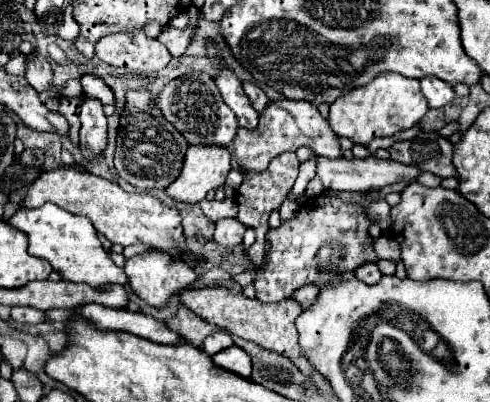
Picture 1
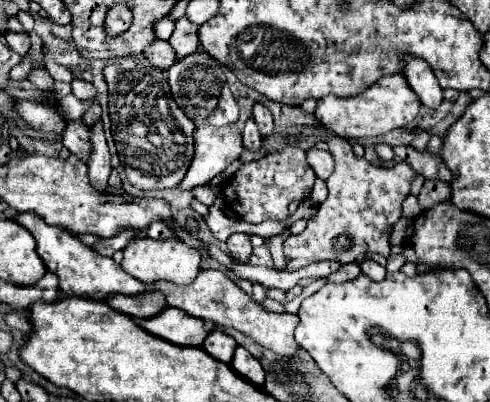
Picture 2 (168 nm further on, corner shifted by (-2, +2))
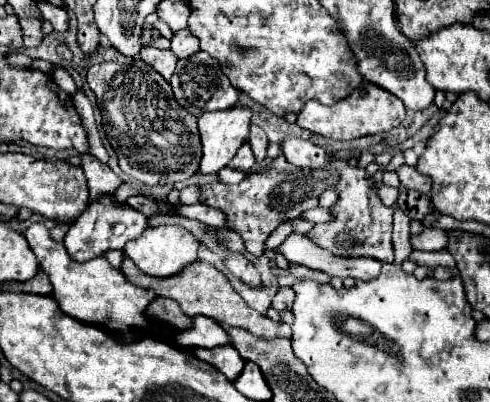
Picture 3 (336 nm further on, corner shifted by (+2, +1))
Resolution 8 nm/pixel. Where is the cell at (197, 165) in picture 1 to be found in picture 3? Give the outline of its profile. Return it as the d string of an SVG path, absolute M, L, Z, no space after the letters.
M237 105L219 113L203 113L203 117L199 117L203 143L201 173L217 173L233 159L237 149L247 141L251 115L249 107Z

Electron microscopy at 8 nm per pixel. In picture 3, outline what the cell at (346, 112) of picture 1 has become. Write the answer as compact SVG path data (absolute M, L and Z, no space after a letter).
M363 81L359 85L359 89L355 89L349 97L345 97L343 101L337 101L335 105L327 107L321 105L319 101L307 101L305 107L297 113L297 125L321 135L325 139L335 139L335 141L349 141L349 139L357 139L357 137L365 137L365 135L377 135L377 133L385 133L397 125L401 125L401 121L405 119L405 107L403 103L387 93L385 89L379 89L373 83Z

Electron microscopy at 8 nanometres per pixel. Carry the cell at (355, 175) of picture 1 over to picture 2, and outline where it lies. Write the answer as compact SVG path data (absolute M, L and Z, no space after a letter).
M307 150L307 164L311 164L313 172L317 174L317 178L321 180L327 180L335 168L335 162L333 162L333 156L327 152L327 150Z

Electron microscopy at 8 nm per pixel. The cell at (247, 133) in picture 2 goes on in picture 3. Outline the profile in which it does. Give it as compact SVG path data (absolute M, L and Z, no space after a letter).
M245 143L245 145L235 153L235 157L227 163L227 167L237 169L237 171L251 171L251 169L255 167L255 157L253 157L253 151L251 151L249 143Z

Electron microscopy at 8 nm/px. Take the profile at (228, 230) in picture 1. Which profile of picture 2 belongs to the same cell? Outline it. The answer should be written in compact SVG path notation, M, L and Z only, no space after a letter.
M231 234L227 238L227 248L229 248L231 256L239 262L247 262L247 258L251 256L251 250L253 250L247 234Z

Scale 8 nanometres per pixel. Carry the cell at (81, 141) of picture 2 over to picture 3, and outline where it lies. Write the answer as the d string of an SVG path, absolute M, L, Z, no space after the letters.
M89 153L81 157L83 157L83 171L89 183L89 199L99 201L105 195L115 195L115 191L123 185L123 179L119 179L107 165L99 163Z

